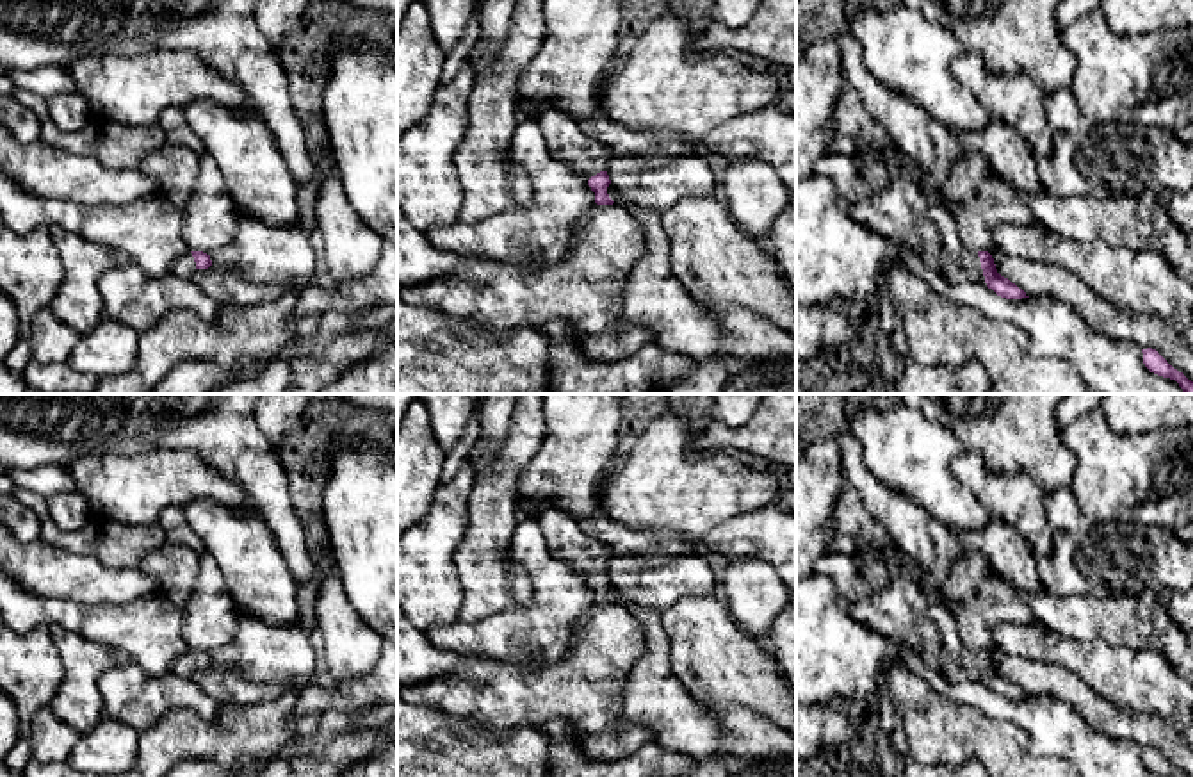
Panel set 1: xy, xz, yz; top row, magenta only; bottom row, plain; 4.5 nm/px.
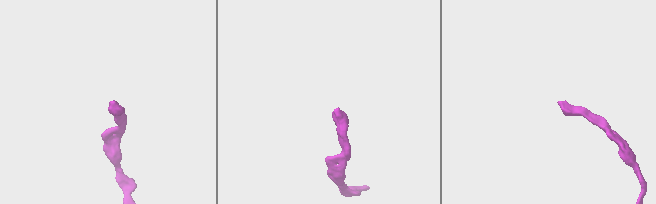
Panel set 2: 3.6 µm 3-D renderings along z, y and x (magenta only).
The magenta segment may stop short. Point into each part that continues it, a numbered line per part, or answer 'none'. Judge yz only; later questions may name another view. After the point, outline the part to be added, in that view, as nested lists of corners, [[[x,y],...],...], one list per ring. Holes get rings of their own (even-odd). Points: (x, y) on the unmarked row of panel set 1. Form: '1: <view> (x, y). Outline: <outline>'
1: yz (953, 653). Outline: [[[935,597],[930,599],[926,606],[926,615],[933,620],[942,649],[940,649],[940,667],[942,670],[953,670],[958,667],[974,668],[983,674],[978,650],[967,649],[958,634],[958,626],[951,611]]]

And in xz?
1: xz (565, 539). Outline: [[[547,513],[538,520],[545,533],[547,547],[557,560],[573,567],[586,579],[606,570],[611,549],[589,538],[582,531],[581,522],[561,513]]]

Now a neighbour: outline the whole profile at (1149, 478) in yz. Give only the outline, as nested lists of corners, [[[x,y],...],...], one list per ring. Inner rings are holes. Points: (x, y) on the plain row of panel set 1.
[[[1095,408],[1063,428],[1061,440],[1076,458],[1069,488],[1093,522],[1142,522],[1174,531],[1195,520],[1195,426],[1127,437],[1115,433]]]

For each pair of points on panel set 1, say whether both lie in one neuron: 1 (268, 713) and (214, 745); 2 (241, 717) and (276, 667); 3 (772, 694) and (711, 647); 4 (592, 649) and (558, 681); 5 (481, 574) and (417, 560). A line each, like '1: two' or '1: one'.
1: one
2: two
3: one
4: one
5: two

